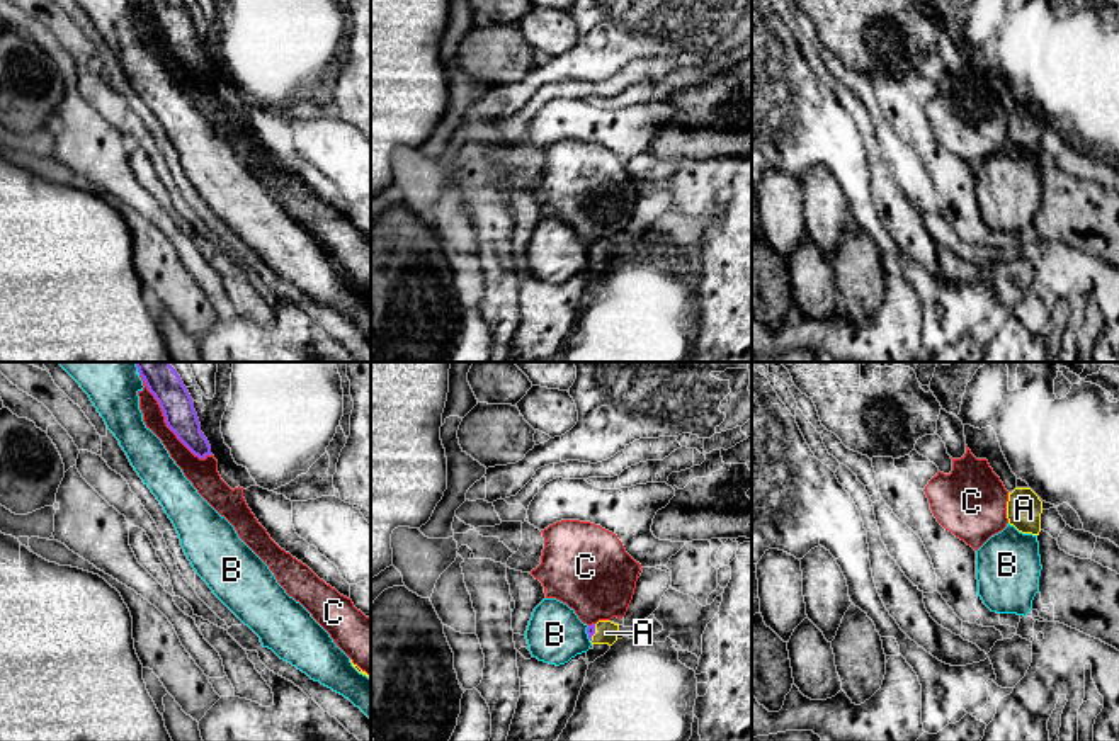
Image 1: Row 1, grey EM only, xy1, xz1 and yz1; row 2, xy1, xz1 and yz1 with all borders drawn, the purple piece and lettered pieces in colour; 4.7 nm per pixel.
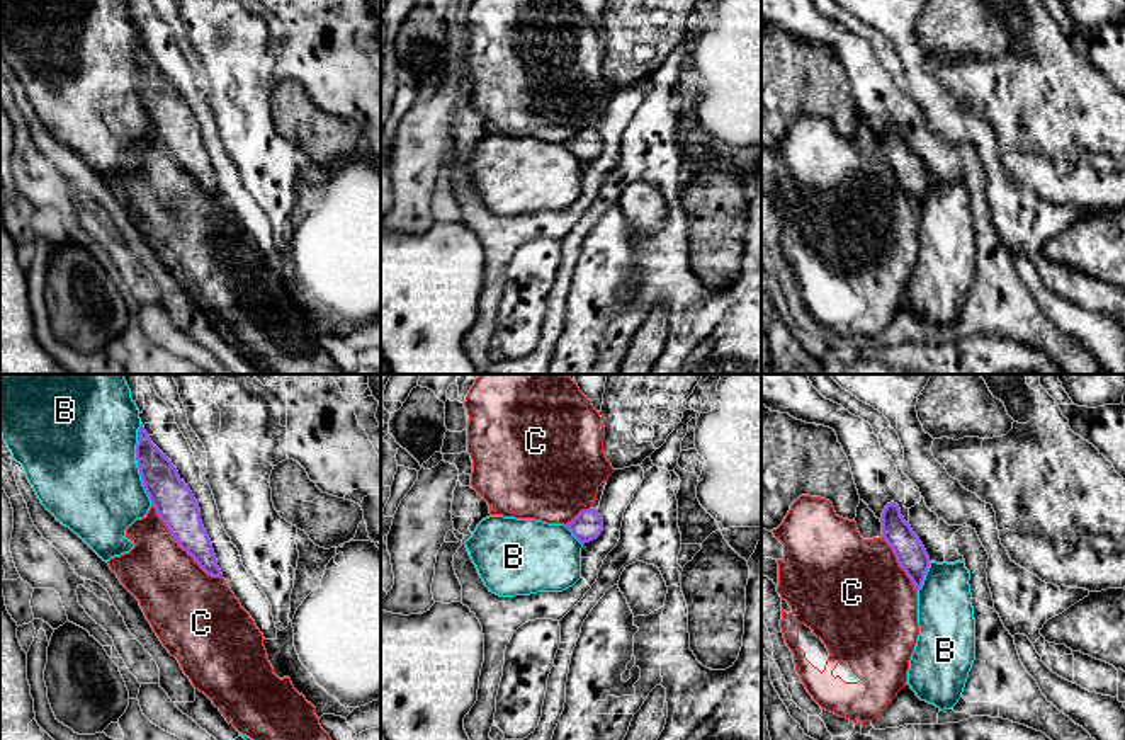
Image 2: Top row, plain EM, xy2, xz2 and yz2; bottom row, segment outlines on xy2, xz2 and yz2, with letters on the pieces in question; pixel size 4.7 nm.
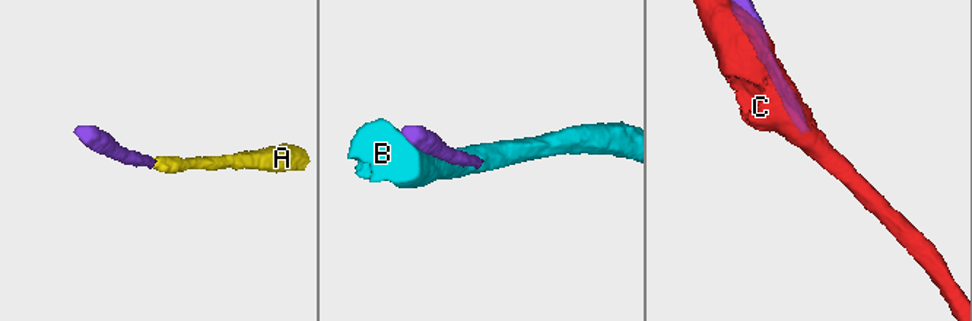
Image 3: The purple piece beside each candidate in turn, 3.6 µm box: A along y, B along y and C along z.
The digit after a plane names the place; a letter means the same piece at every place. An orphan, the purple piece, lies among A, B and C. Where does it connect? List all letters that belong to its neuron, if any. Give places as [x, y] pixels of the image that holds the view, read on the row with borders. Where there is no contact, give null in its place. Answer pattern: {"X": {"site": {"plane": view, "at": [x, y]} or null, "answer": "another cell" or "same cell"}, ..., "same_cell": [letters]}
{"A": {"site": {"plane": "xz1", "at": [594, 633]}, "answer": "same cell"}, "B": {"site": {"plane": "xy2", "at": [138, 463]}, "answer": "another cell"}, "C": {"site": {"plane": "xy1", "at": [165, 422]}, "answer": "another cell"}, "same_cell": ["A"]}

